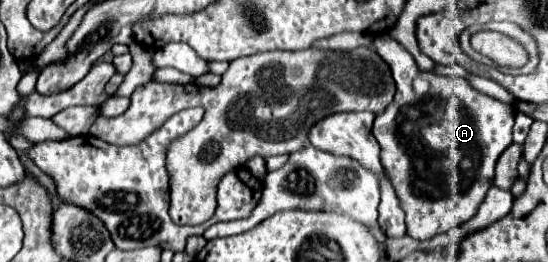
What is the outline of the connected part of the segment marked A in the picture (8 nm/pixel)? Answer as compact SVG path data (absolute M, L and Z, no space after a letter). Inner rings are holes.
M387 33L377 35L373 39L373 47L381 55L381 59L391 67L391 73L397 83L395 99L383 113L377 115L373 125L373 135L381 145L383 167L389 173L393 187L397 191L397 197L401 199L401 207L407 215L405 217L407 233L413 239L431 239L457 225L463 225L477 213L493 181L495 161L513 143L511 129L513 129L515 111L513 107L507 107L505 103L473 89L465 79L455 79L455 77L449 79L433 71L427 71L427 73L419 71L413 55L409 55L409 51L405 51L405 47L401 47ZM417 77L427 79L431 85L425 95L417 95L411 87L413 79Z

